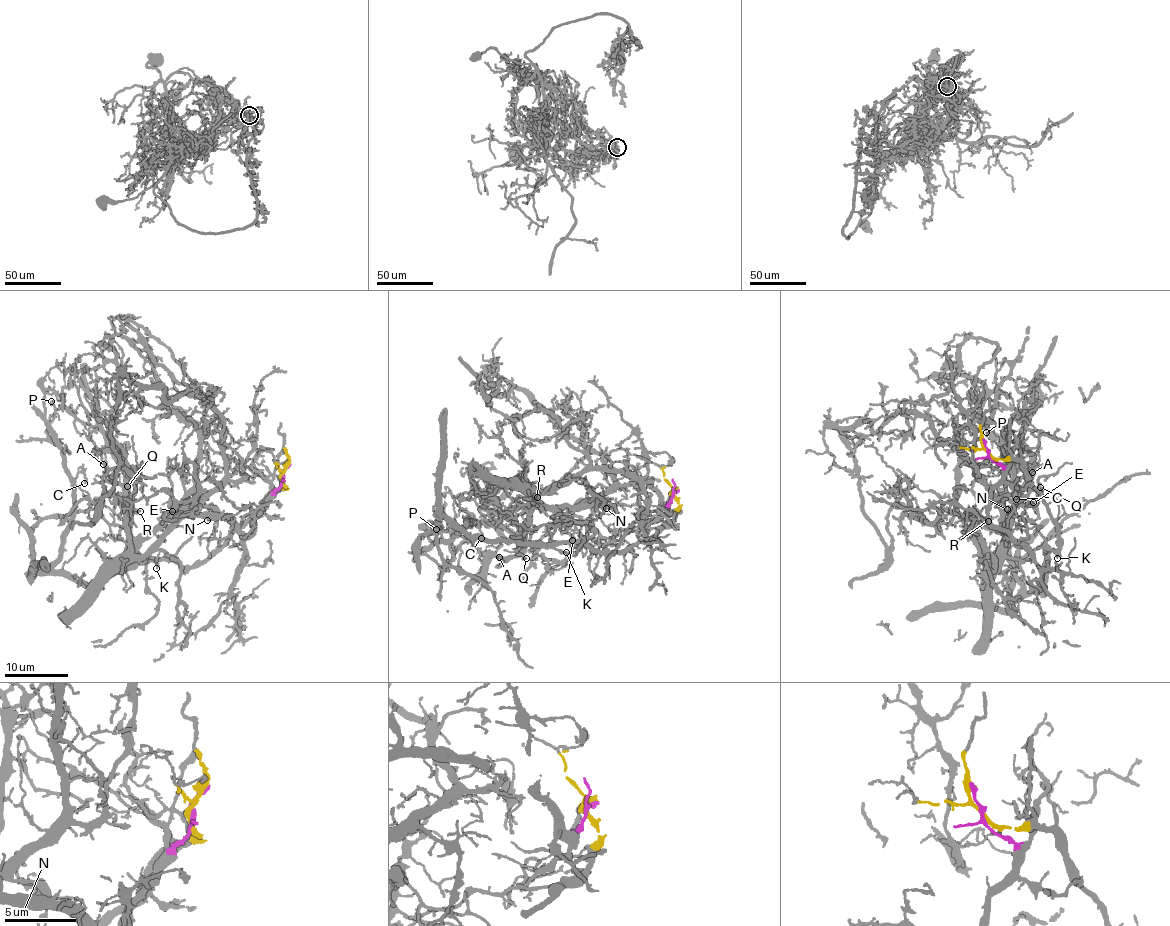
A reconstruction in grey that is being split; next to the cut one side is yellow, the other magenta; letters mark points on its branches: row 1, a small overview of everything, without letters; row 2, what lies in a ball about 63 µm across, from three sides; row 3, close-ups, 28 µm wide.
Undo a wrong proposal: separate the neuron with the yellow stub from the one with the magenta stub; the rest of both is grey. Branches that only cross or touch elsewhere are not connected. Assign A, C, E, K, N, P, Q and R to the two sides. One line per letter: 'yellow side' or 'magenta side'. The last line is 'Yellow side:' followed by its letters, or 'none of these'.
A: magenta side
C: yellow side
E: magenta side
K: yellow side
N: magenta side
P: yellow side
Q: magenta side
R: magenta side
Yellow side: C, K, P

